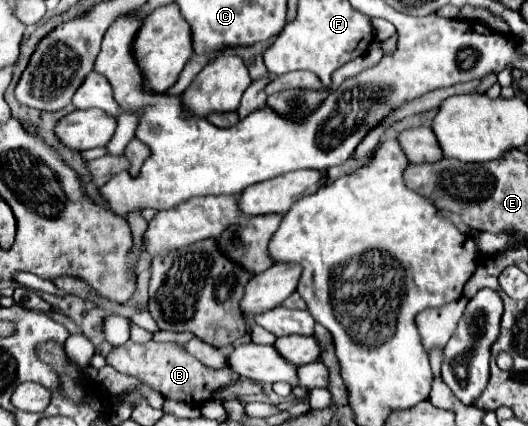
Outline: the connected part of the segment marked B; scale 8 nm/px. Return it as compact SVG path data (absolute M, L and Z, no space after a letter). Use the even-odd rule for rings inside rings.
M128 340L126 344L110 350L110 354L106 356L106 364L116 368L122 374L138 378L167 399L180 400L180 402L192 404L196 408L200 408L204 402L208 402L220 386L238 380L236 372L232 372L230 368L220 368L220 370L206 368L176 342L150 340L148 344L136 344L132 340Z

